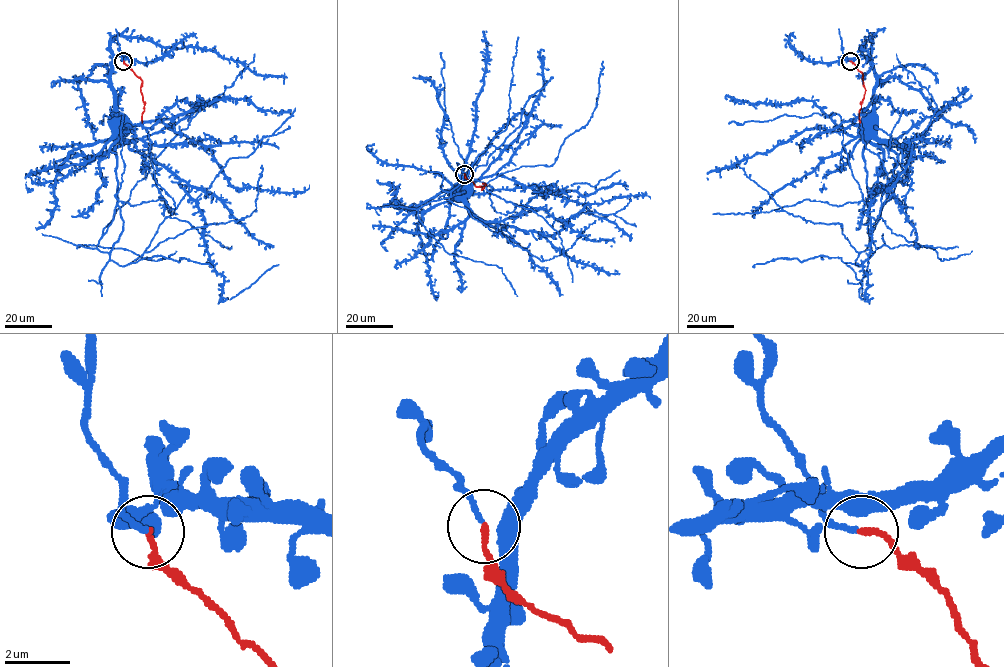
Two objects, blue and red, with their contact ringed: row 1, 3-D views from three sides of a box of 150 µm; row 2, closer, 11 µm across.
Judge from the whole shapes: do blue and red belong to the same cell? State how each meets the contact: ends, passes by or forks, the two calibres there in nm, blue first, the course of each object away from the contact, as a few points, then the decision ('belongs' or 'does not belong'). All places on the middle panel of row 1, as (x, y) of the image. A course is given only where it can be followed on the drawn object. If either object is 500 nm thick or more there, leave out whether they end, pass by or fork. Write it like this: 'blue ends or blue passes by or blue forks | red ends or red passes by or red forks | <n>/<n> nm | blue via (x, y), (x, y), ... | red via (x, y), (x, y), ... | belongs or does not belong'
blue passes by | red ends | 130/170 nm | blue via (464, 173), (464, 186), (451, 199), (468, 187) | red via (464, 173), (476, 186), (483, 187), (482, 189), (485, 185), (483, 184) | belongs

